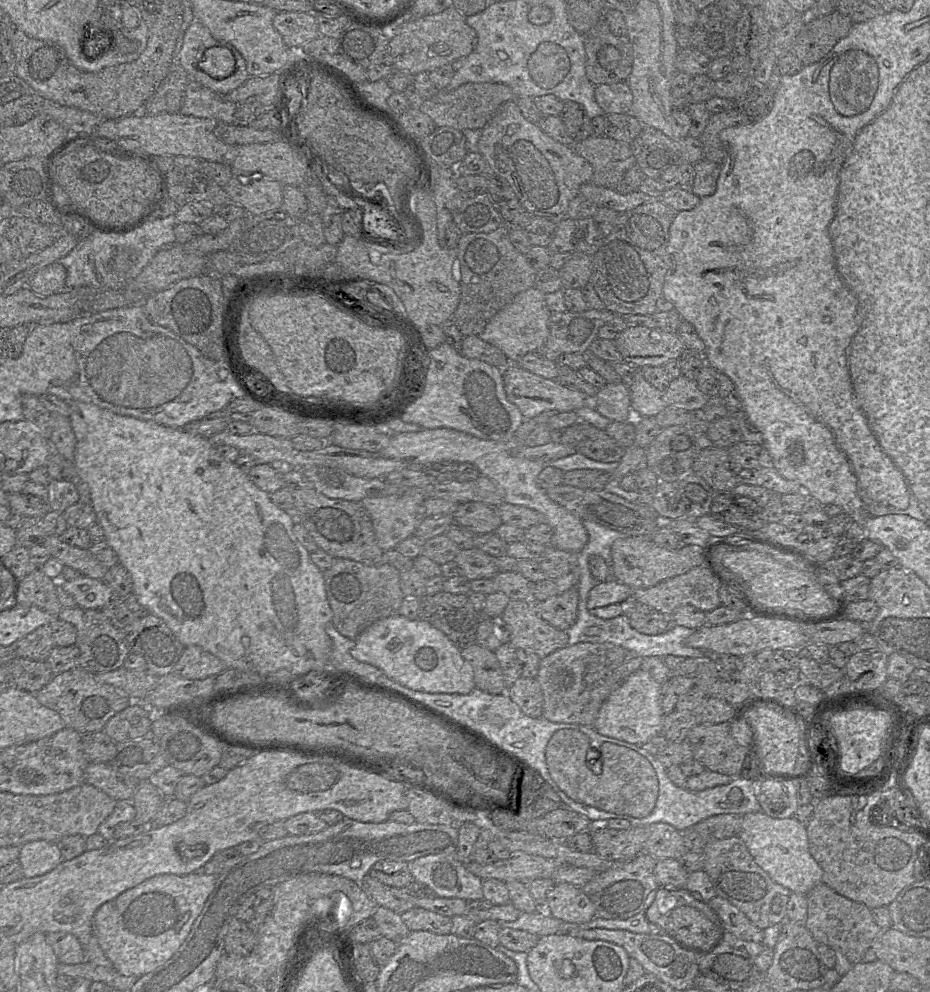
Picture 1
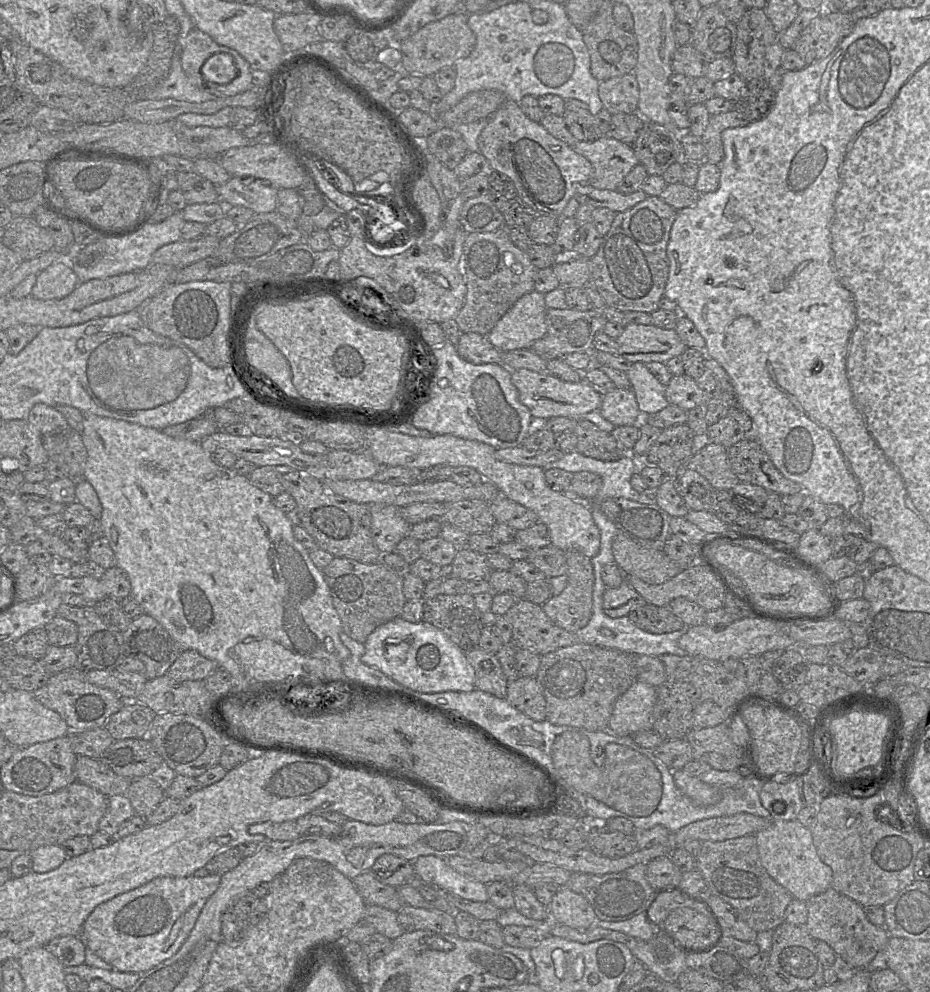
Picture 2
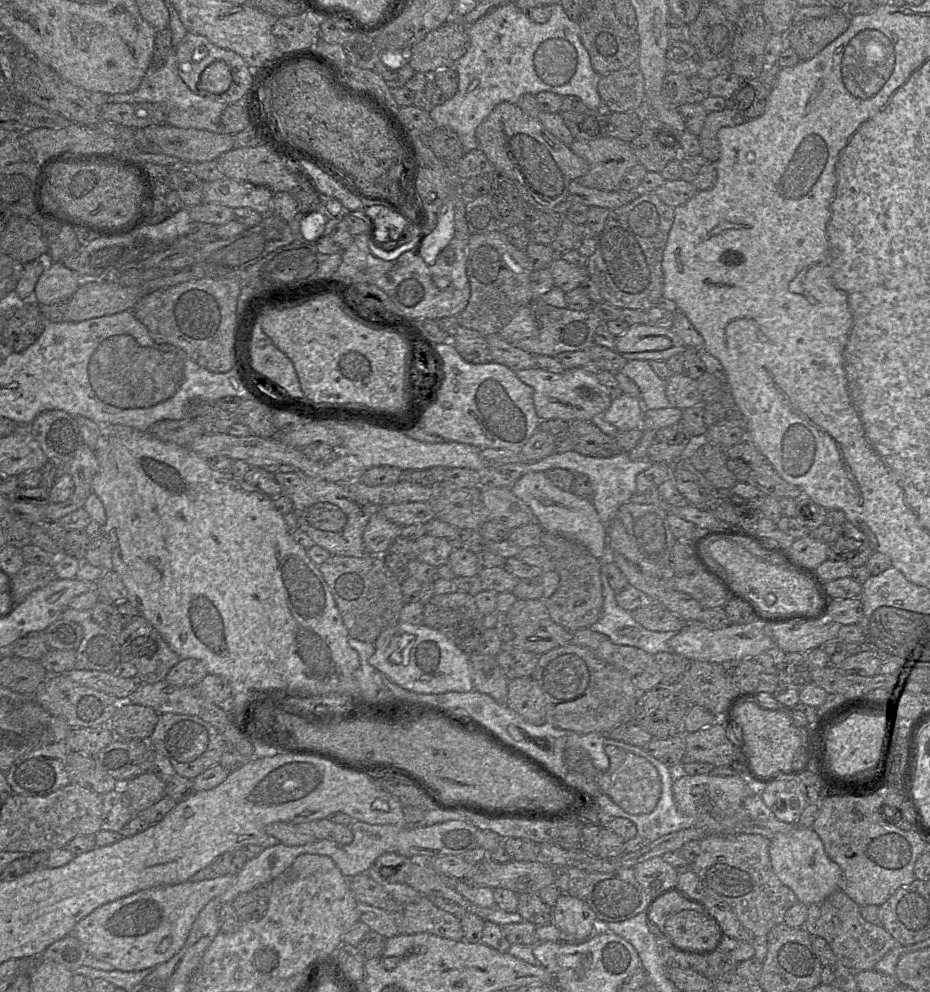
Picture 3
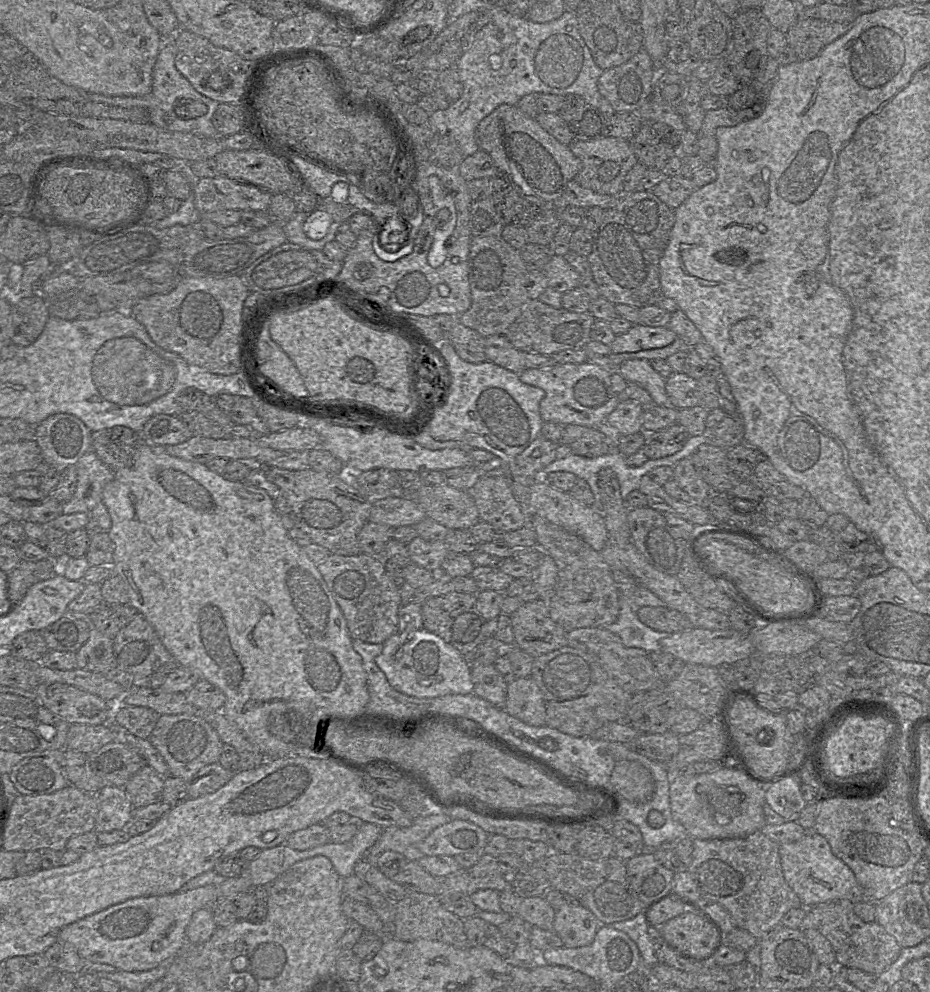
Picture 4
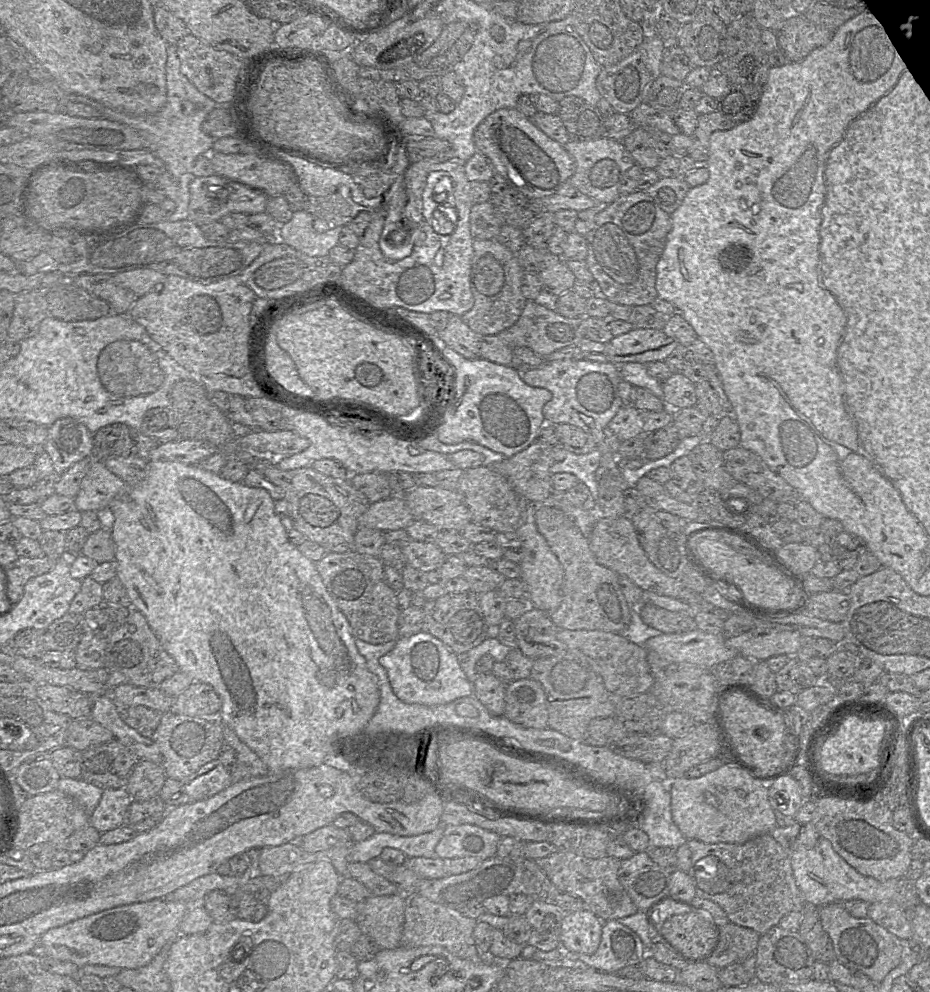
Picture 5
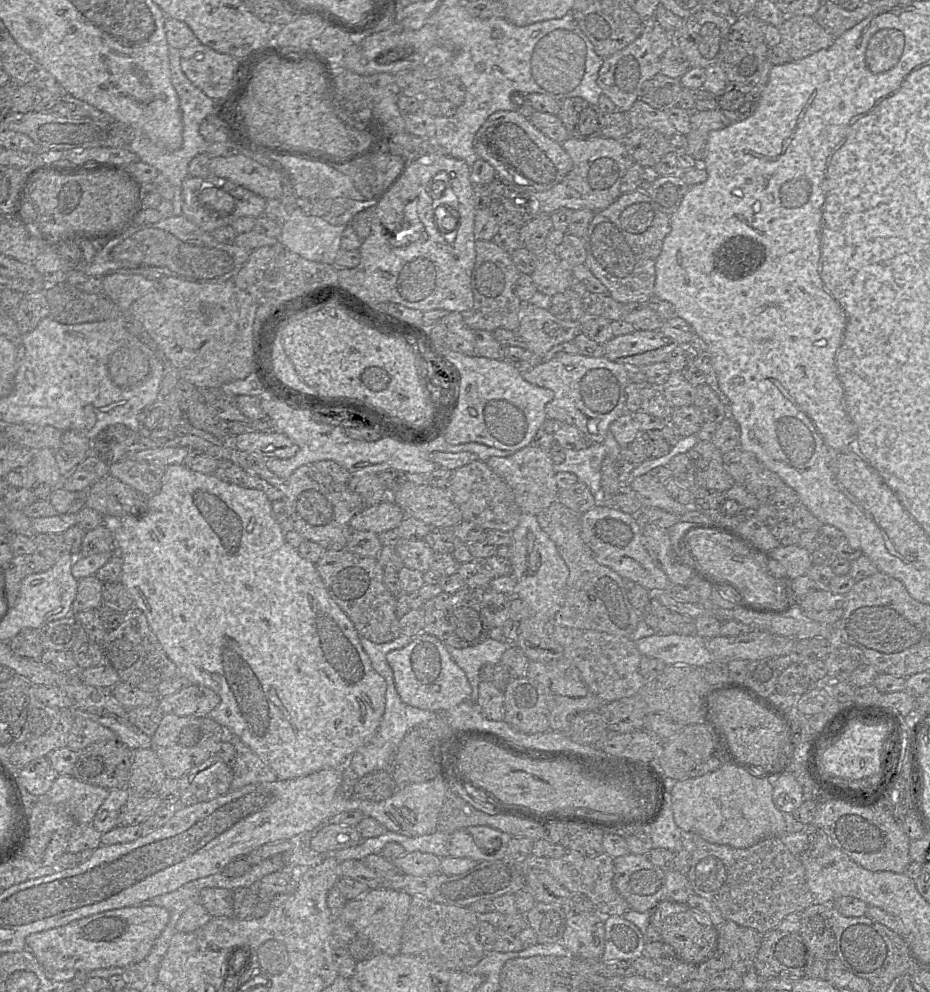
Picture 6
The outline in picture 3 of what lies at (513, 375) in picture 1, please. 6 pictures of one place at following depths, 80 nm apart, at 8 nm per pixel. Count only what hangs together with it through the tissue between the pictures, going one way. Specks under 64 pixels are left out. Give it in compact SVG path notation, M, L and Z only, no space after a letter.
M533 367L515 372L524 384L533 389L534 407L540 421L553 419L567 422L591 421L593 417L603 415L612 401L600 385L597 371L592 368L566 369L562 373L551 373Z

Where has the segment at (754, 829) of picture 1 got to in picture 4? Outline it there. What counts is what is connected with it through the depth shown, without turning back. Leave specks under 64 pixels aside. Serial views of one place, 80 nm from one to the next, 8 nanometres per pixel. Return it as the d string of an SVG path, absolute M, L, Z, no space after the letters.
M807 831L798 841L780 845L779 855L784 878L803 907L838 899L849 899L853 903L863 899L863 890L853 871L833 854L828 841L817 832Z

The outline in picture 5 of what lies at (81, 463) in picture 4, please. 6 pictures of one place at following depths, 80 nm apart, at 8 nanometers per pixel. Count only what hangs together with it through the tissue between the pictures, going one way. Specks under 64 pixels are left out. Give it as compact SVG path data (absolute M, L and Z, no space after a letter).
M94 460L81 481L75 499L77 511L99 511L108 508L117 498L125 496L129 486L110 472L102 460Z

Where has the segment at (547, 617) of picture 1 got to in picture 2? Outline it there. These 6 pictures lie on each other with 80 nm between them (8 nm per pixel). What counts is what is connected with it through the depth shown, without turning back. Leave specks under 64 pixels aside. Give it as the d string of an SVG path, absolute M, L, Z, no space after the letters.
M566 551L567 585L557 595L552 595L543 605L543 610L558 627L575 633L590 621L593 612L594 569L591 558L579 551Z

